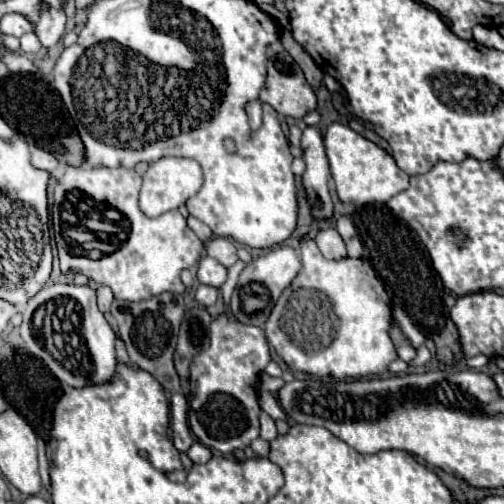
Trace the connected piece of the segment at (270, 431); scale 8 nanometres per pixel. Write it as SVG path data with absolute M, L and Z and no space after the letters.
M261 412L261 438L269 442L269 440L273 440L275 436L277 436L277 428L275 428L273 418L271 418L269 414Z

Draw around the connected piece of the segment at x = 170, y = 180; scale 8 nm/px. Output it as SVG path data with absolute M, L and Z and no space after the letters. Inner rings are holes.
M161 158L157 162L153 162L149 166L149 170L143 174L143 186L141 186L141 194L139 194L139 208L145 216L149 218L157 218L169 210L179 208L181 204L185 204L191 196L197 194L197 190L201 188L203 182L203 172L201 166L189 158Z

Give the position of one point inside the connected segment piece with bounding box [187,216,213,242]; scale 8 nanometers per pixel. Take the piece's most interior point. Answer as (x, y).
(203, 233)

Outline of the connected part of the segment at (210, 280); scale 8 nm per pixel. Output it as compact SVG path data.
M201 258L199 260L199 268L197 268L197 280L201 284L213 286L213 288L221 288L223 282L227 280L227 268L223 264L219 264L215 258Z

